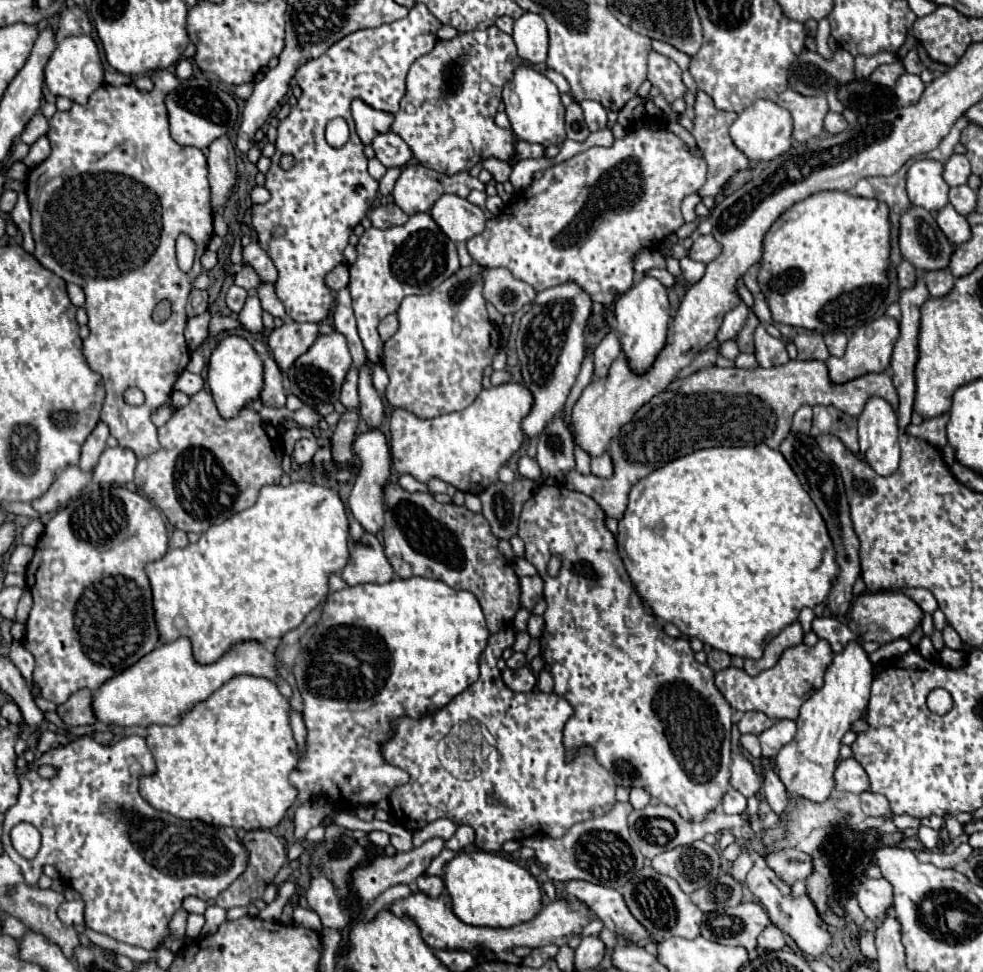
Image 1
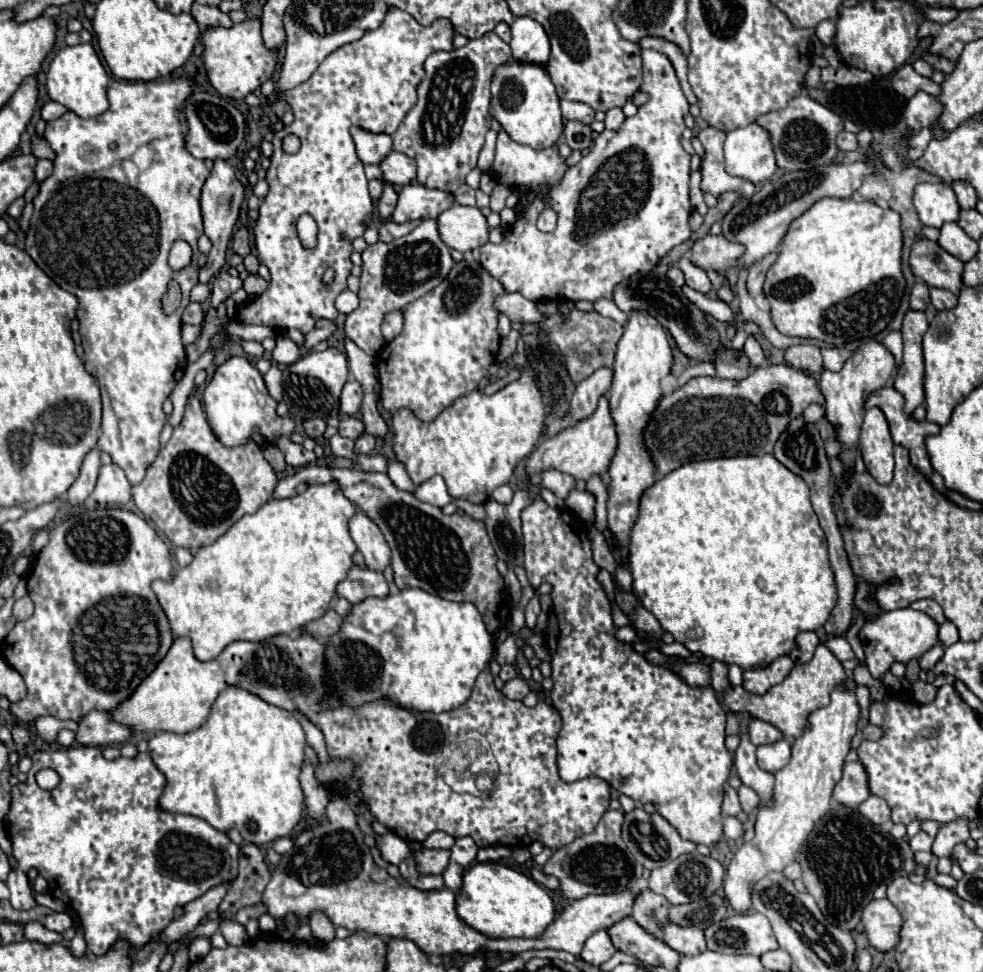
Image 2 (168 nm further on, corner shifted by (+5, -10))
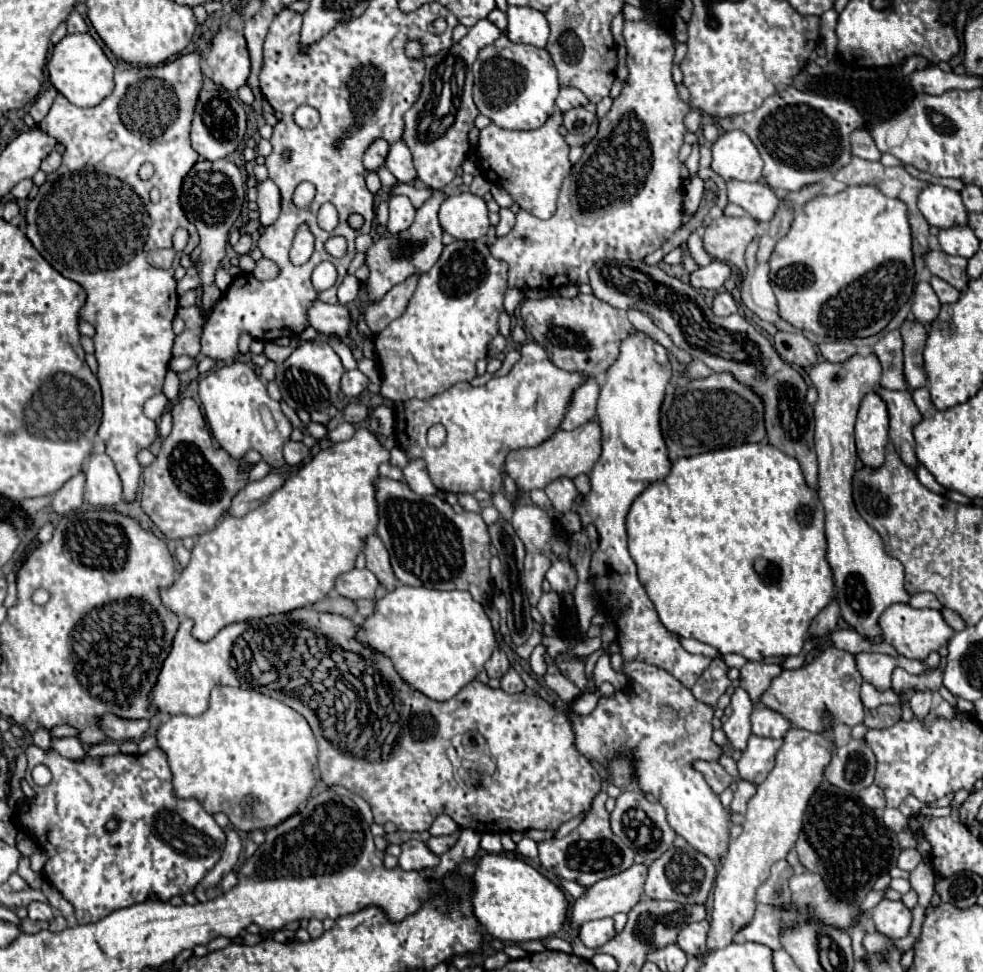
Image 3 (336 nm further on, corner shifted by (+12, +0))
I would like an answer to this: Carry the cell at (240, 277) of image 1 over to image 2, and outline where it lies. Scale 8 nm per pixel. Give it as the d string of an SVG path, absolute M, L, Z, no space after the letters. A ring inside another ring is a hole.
M250 275L250 277L244 281L244 289L246 289L246 293L250 293L250 295L260 295L260 293L264 293L264 291L268 289L268 281L262 279L260 275Z

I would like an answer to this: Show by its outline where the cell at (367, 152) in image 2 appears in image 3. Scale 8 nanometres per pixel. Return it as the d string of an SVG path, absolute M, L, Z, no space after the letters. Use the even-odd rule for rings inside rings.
M385 139L373 141L367 151L363 153L363 165L369 171L377 171L385 163L385 153L389 151L389 143Z

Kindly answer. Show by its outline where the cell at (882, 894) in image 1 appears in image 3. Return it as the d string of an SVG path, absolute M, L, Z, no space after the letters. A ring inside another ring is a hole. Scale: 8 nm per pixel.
M883 899L871 911L871 919L873 919L875 931L889 939L905 937L911 927L911 911L901 901Z

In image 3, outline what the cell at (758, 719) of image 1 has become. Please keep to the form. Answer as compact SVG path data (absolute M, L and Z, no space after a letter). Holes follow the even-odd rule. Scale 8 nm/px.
M757 705L751 713L751 729L759 737L773 737L781 739L789 731L791 723L779 715L773 709L767 709L765 705Z

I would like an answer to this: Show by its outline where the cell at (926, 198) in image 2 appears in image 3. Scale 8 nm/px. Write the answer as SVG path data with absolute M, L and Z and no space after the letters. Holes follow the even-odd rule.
M929 185L919 193L919 211L929 225L939 229L967 223L967 209L961 195L943 185Z

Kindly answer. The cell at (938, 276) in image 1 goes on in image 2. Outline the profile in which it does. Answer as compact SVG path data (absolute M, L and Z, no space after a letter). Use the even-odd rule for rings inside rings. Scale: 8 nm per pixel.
M932 289L930 291L930 299L932 299L932 305L938 309L938 311L944 311L944 309L952 309L956 307L956 295L946 291L946 289Z

